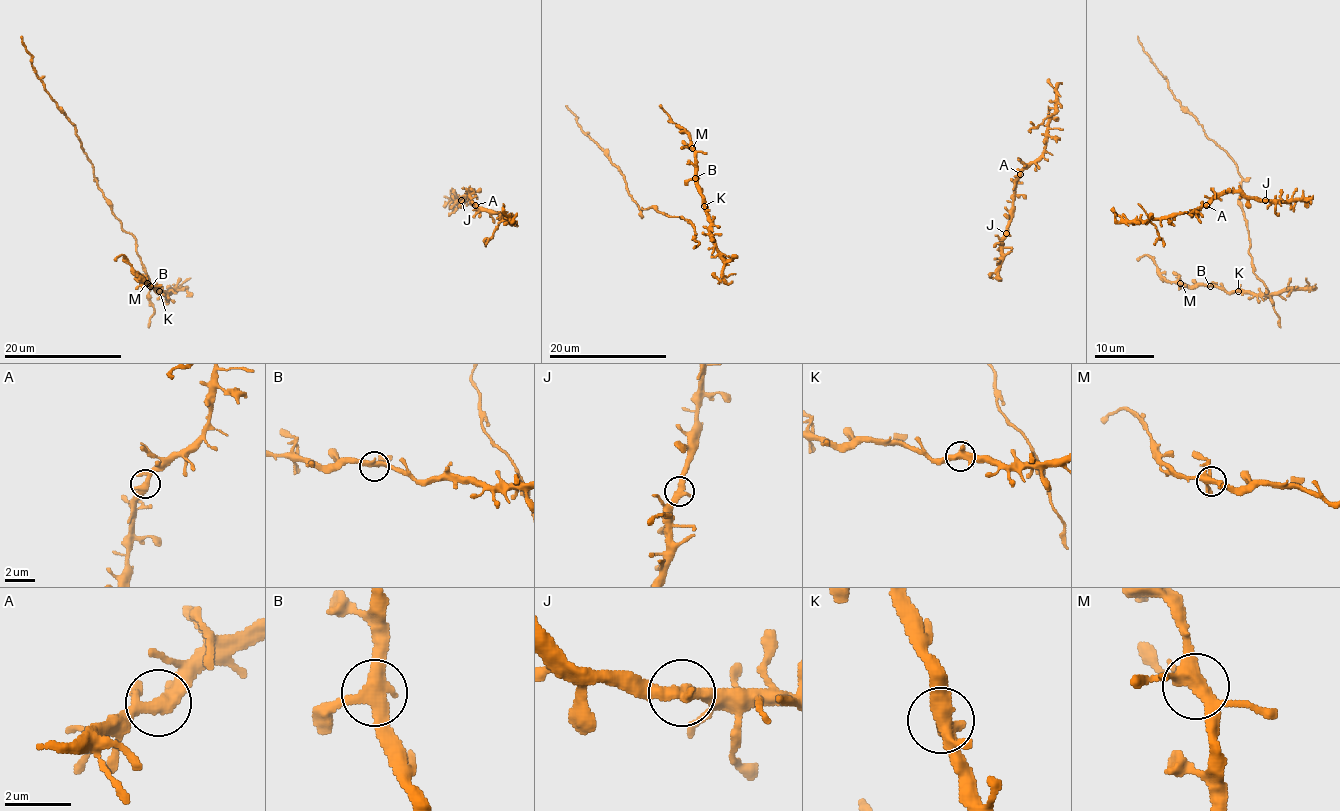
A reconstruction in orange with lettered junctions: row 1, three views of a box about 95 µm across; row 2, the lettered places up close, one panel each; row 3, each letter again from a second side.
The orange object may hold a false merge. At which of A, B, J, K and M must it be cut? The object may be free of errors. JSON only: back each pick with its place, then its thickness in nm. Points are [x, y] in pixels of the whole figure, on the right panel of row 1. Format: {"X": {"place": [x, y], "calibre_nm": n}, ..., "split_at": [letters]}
{"split_at": []}

